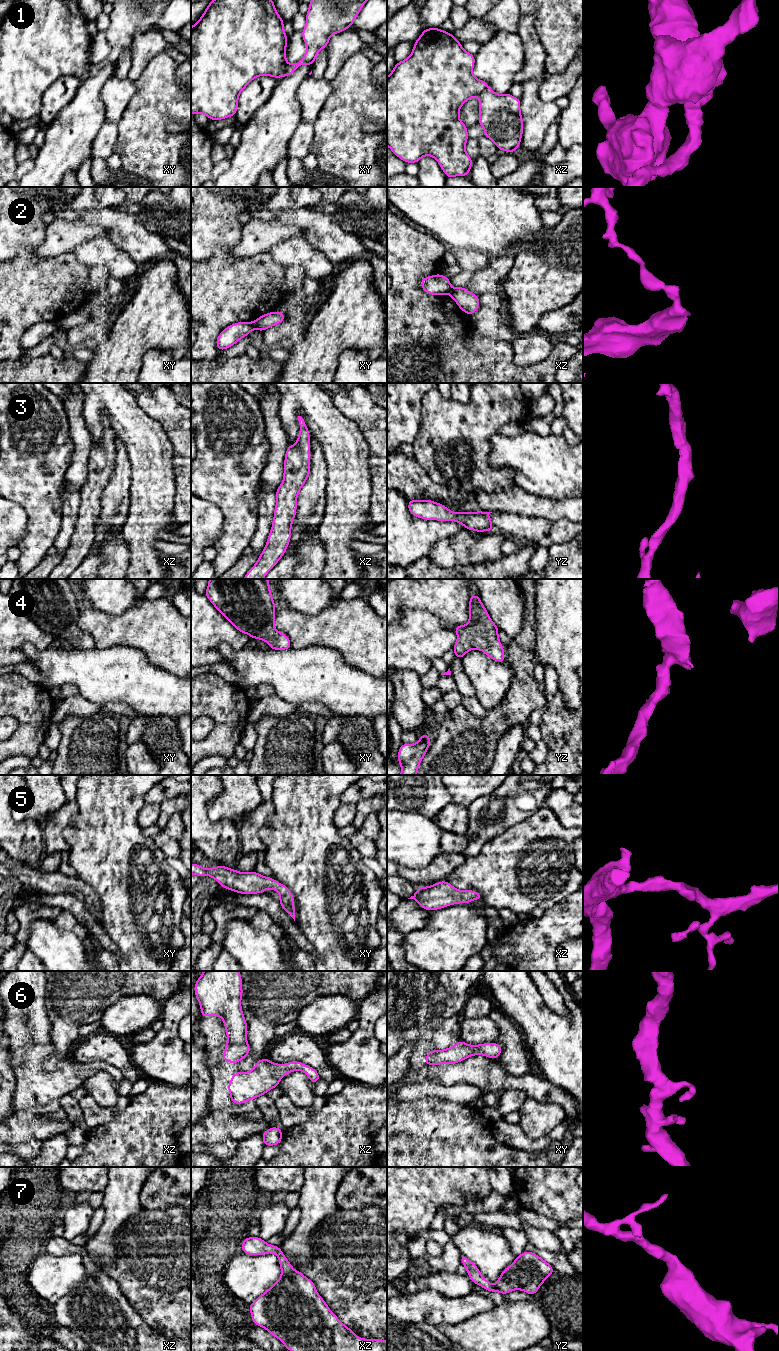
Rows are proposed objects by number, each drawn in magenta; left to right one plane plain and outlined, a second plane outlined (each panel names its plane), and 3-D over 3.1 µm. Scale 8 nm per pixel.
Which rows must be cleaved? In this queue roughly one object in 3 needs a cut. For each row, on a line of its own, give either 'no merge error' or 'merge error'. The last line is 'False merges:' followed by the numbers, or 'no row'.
1: merge error
2: merge error
3: no merge error
4: no merge error
5: no merge error
6: no merge error
7: no merge error
False merges: 1, 2

